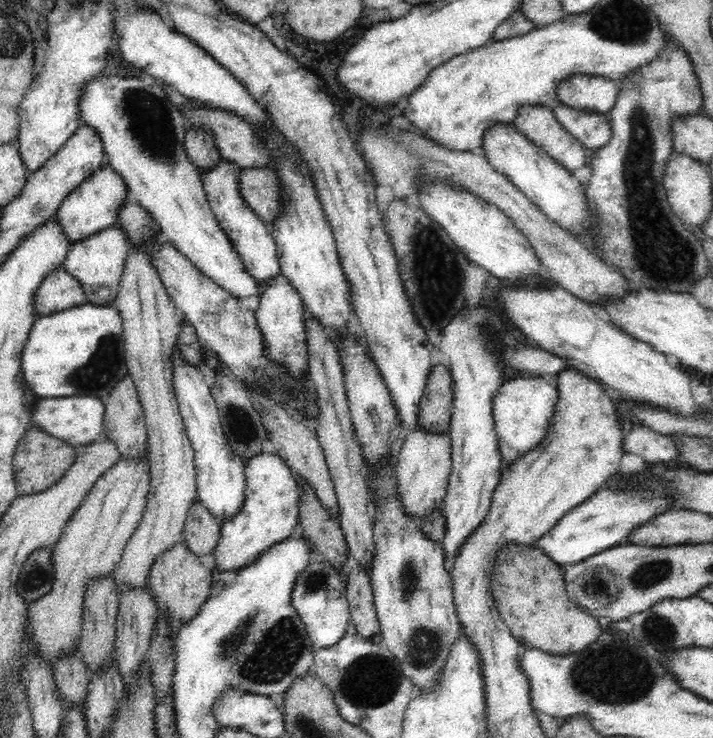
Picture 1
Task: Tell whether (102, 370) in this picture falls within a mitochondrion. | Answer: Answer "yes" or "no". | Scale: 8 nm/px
yes

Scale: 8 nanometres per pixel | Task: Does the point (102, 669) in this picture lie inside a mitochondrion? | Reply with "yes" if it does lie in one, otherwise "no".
no

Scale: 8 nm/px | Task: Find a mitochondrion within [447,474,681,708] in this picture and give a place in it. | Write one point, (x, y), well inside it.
(604, 674)

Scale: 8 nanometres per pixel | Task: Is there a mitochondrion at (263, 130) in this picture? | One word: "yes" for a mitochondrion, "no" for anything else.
no

